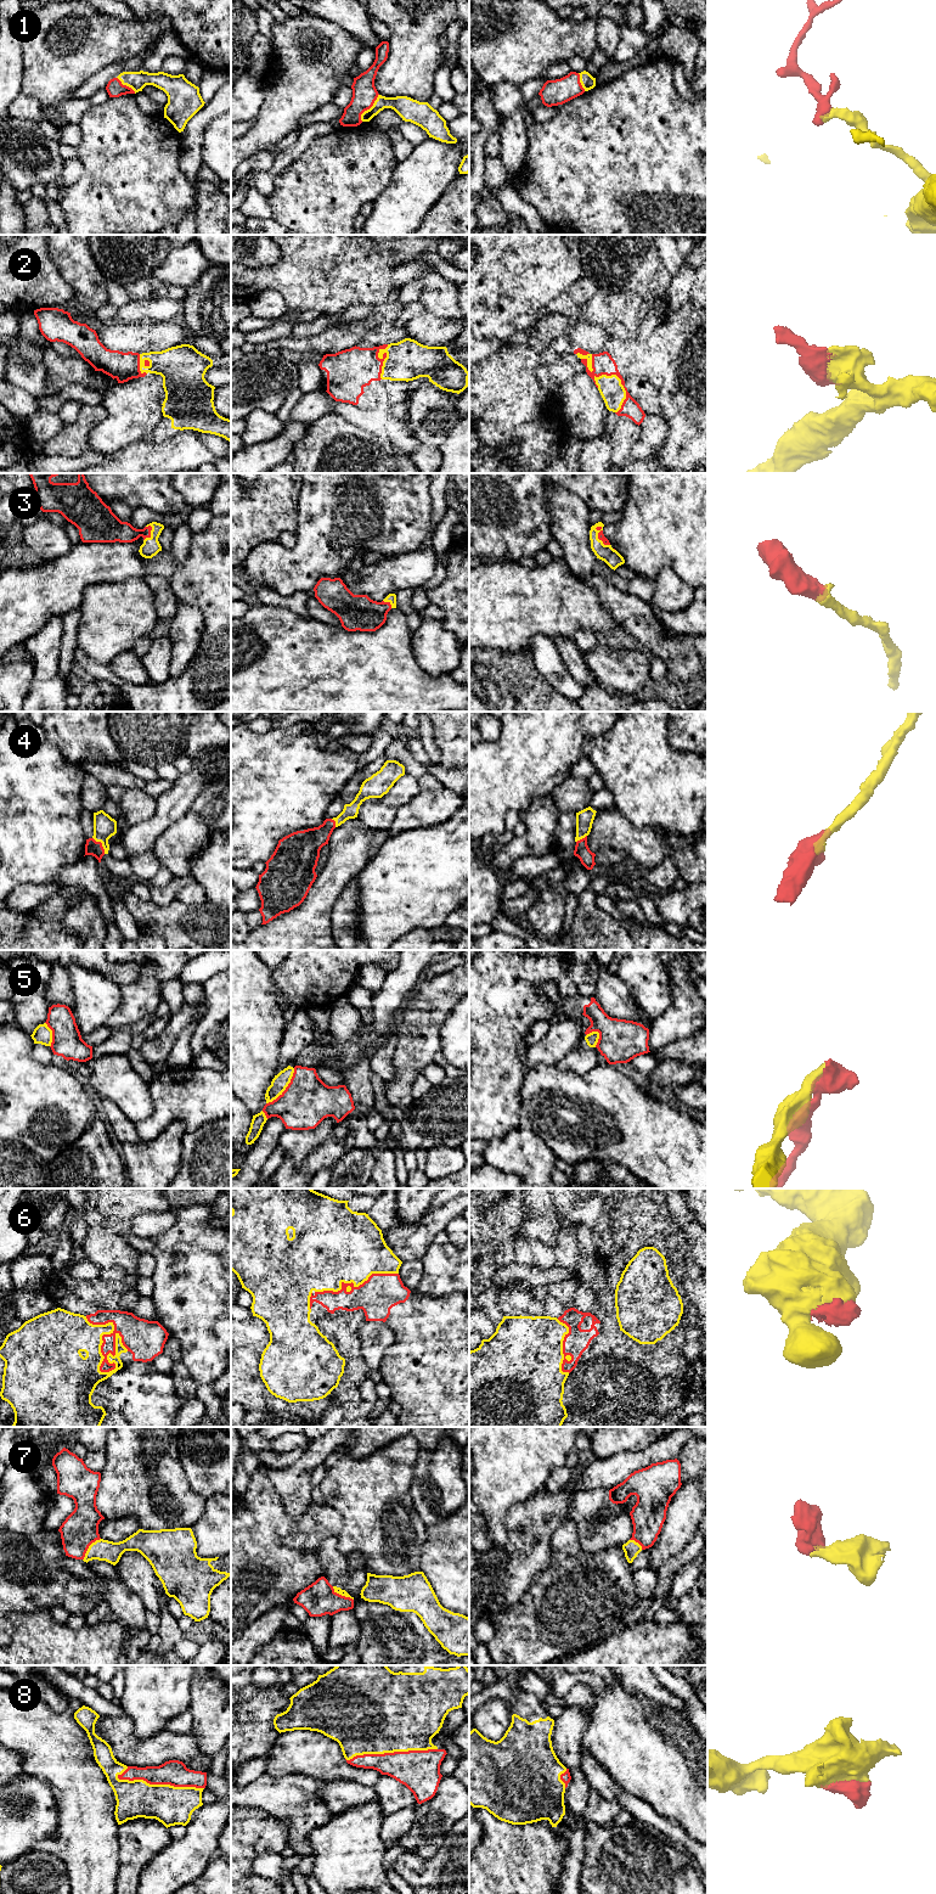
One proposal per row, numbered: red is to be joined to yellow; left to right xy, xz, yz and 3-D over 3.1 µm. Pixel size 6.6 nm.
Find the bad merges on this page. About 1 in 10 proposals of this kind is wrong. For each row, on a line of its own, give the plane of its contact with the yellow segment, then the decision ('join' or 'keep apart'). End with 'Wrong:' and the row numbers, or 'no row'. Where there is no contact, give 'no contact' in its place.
1: meets yellow in xz; join
2: meets yellow in yz; join
3: meets yellow in yz; join
4: meets yellow in xy; join
5: meets yellow in xz; keep apart
6: meets yellow in xy; join
7: meets yellow in xy; join
8: meets yellow in xy; join
Wrong: 5

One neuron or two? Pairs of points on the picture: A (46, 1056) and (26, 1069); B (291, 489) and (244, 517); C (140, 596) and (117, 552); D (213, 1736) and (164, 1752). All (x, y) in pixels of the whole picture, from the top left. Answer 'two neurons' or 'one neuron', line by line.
A: two neurons
B: one neuron
C: two neurons
D: two neurons

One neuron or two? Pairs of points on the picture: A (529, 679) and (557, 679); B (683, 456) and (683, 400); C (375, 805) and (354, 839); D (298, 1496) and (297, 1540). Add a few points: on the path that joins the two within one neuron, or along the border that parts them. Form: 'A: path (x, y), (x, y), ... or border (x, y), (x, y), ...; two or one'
A: border (531, 655), (534, 666), (562, 693), (569, 697); two
B: path (677, 443), (677, 414); one
C: border (356, 818), (372, 831); two
D: border (278, 1495), (292, 1517), (311, 1502); two

